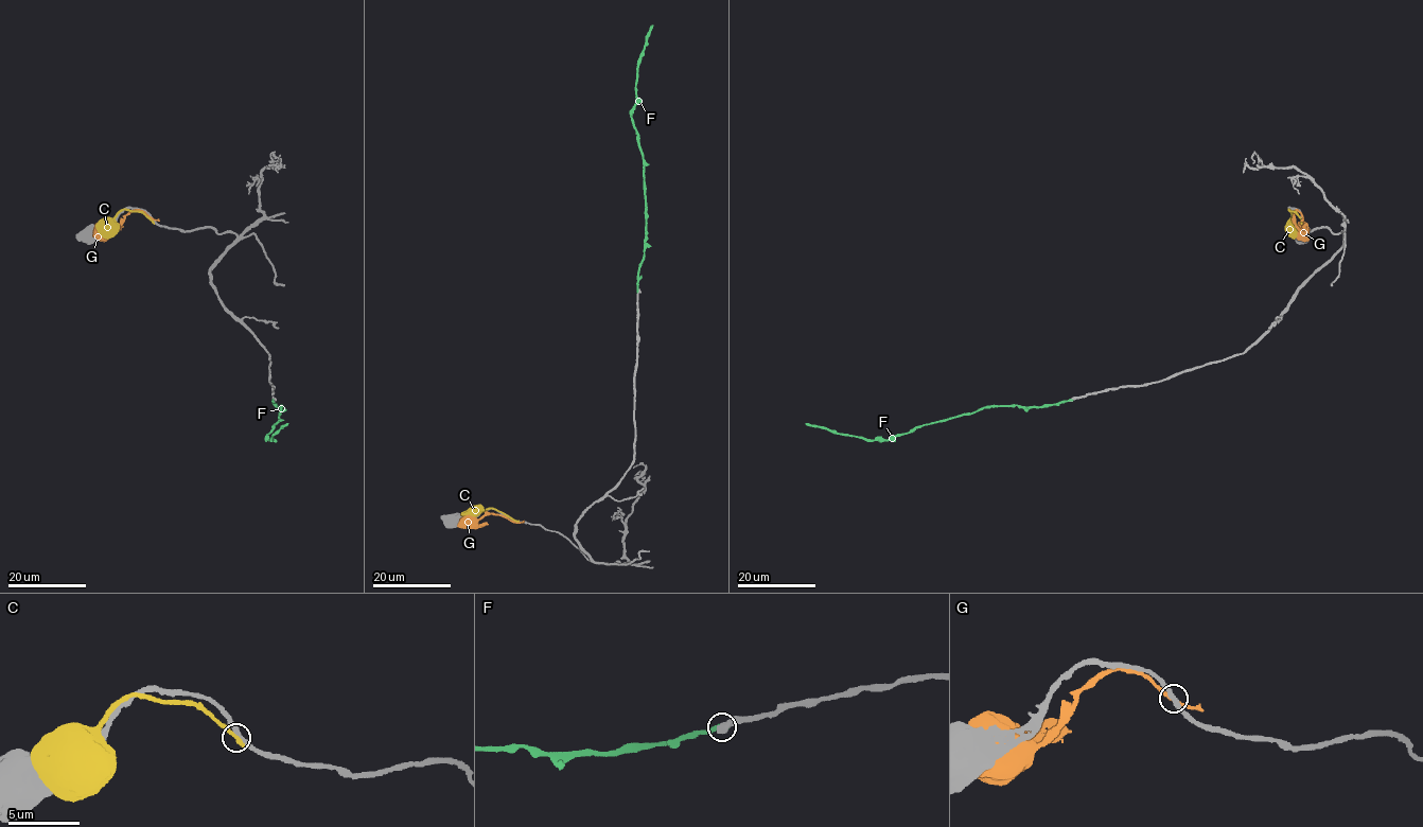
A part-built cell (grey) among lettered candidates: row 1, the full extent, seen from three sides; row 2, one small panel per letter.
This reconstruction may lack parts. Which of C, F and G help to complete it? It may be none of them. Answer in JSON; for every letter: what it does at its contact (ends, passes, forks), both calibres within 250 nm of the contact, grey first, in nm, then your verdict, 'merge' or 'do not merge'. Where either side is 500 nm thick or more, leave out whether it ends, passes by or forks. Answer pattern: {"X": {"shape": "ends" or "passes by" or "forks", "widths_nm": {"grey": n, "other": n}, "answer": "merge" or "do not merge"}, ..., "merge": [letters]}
{"C": {"shape": "ends", "widths_nm": {"grey": 280, "other": 340}, "answer": "do not merge"}, "F": {"shape": "ends", "widths_nm": {"grey": 480, "other": 320}, "answer": "merge"}, "G": {"shape": "passes by", "widths_nm": {"grey": 280, "other": 240}, "answer": "do not merge"}, "merge": ["F"]}

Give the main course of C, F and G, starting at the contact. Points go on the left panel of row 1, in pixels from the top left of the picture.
C: (152, 221), (138, 211), (123, 209), (105, 228), (102, 236)
F: (273, 400), (274, 404), (281, 405), (279, 420), (267, 436), (271, 439), (287, 423)
G: (152, 217), (140, 210), (132, 210), (106, 234), (92, 235)

